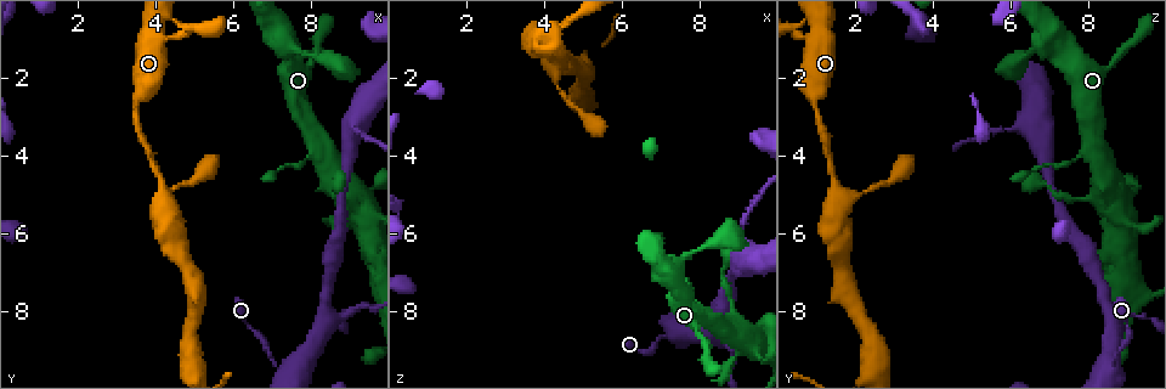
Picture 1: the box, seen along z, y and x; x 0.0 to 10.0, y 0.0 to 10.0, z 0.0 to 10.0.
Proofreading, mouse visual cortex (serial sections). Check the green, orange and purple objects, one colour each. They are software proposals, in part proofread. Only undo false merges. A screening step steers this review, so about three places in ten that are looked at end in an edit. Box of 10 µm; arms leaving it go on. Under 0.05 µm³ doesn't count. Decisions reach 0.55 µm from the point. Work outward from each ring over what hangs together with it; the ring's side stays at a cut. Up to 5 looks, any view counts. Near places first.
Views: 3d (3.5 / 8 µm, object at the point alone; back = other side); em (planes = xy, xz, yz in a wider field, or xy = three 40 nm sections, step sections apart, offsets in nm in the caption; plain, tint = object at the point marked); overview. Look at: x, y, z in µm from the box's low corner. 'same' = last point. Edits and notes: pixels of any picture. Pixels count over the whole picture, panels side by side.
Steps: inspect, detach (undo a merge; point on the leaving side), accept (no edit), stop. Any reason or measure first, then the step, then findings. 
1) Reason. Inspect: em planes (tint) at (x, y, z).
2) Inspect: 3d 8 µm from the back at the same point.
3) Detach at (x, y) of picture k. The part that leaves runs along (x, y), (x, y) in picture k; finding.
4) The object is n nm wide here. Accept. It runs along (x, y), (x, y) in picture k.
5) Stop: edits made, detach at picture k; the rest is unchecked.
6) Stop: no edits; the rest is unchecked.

Three arms meet. Inspect: em xy step 5 (tint) at (8.85, 8.20, 9.25).

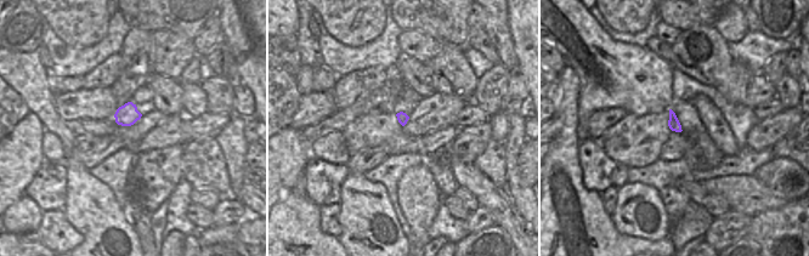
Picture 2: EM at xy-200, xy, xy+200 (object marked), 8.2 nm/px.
See where the arms go. Inspect: 3d 3.5 µm at the same point.

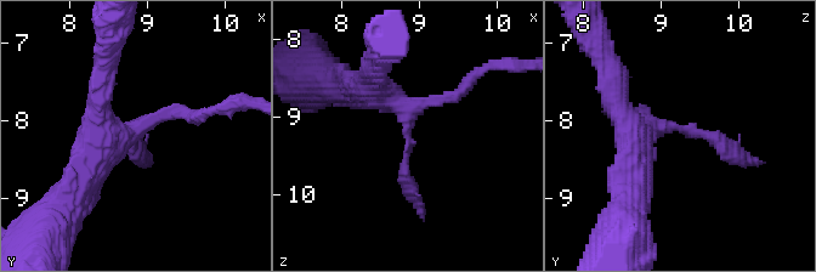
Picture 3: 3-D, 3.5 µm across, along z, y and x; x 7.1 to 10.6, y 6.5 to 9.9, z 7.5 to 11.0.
The object is 90 nm wide here. Detach at (465, 81) of picture 3. The part that leaves runs along (423, 106), (494, 68) in picture 3; a second cell is stuck on.

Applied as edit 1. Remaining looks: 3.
Inspect: overview.

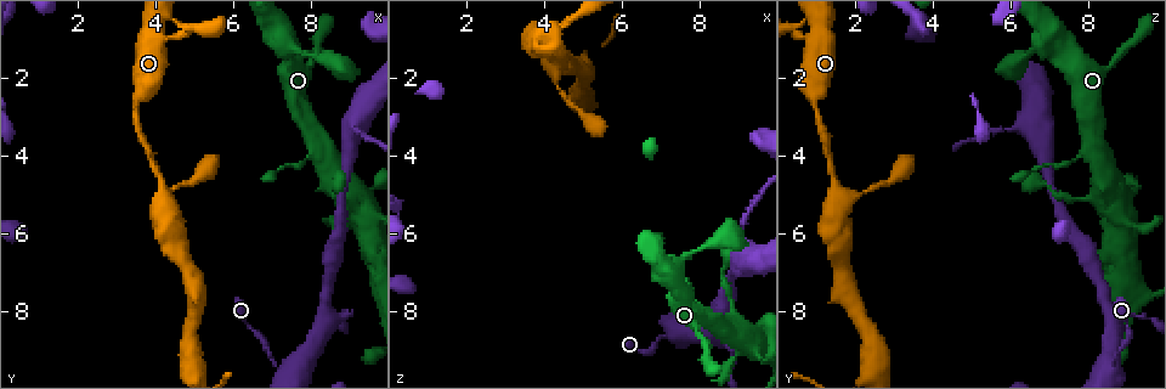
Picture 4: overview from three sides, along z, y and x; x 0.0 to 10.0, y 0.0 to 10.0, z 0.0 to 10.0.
Side arm on a straight run. Inspect: 3d 3.5 µm at (8.15, 3.95, 8.05).

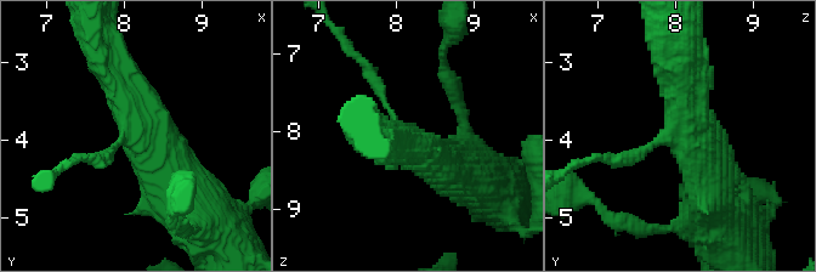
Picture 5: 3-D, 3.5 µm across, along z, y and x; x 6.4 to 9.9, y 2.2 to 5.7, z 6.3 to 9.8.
3 arms meet here; the arms are 100, 450, 600 nm wide; need the tissue. Inspect: em xy step 1 (tint) at (8.10, 3.90, 8.00).

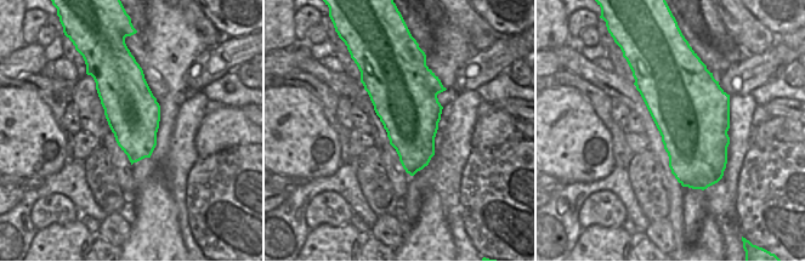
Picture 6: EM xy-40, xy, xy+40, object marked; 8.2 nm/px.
Accept. It runs along (105, 50), (175, 188) in picture 5; all the same cell.

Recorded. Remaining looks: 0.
Stop: edits made, detach at picture 3; the rest is unchecked.

